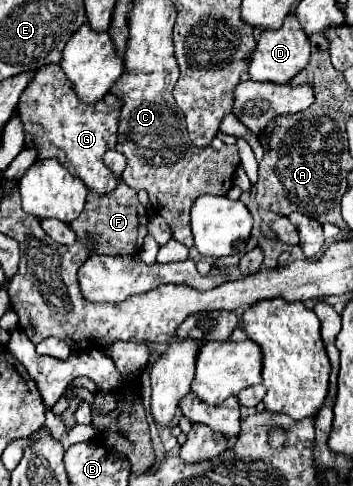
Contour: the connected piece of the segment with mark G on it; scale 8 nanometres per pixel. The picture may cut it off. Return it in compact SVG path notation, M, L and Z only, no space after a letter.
M46 65L36 71L24 89L18 115L24 123L26 147L36 147L38 159L56 157L72 175L80 177L90 191L110 195L118 185L118 177L104 165L102 157L116 145L120 107L120 99L112 93L106 93L98 103L82 103L72 83L64 77L64 71L58 65Z

